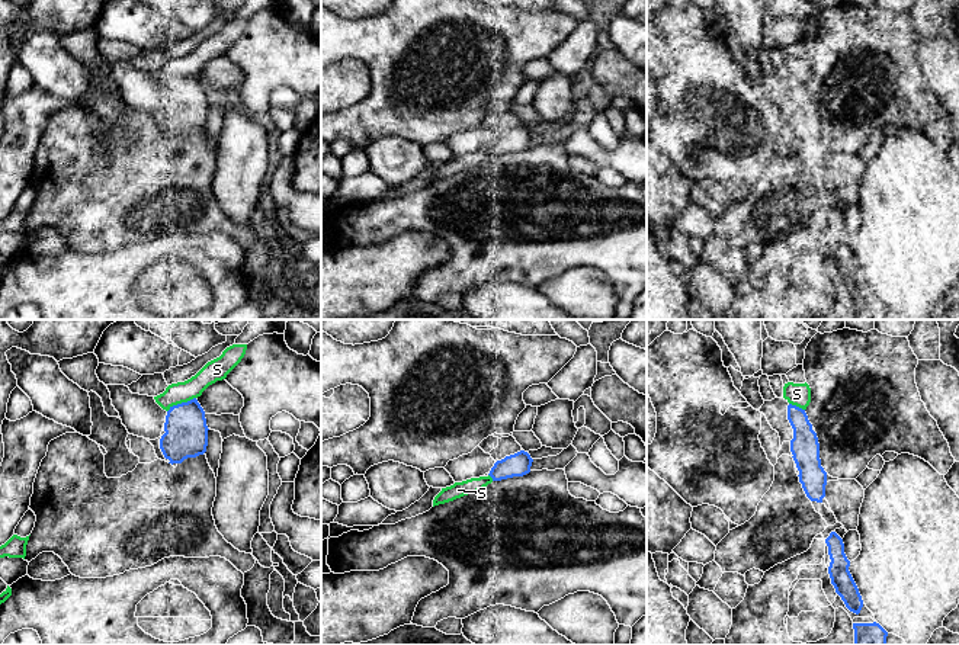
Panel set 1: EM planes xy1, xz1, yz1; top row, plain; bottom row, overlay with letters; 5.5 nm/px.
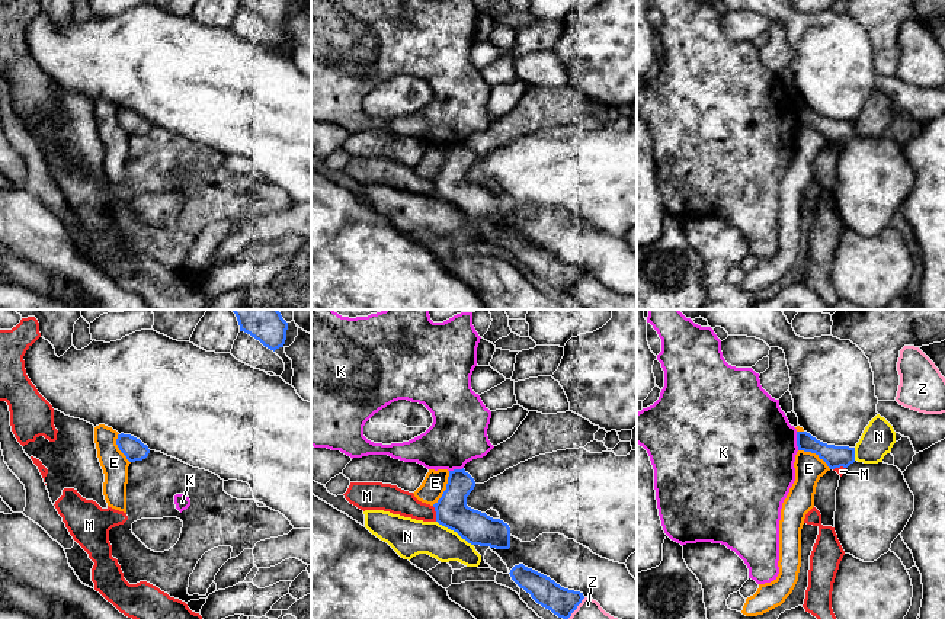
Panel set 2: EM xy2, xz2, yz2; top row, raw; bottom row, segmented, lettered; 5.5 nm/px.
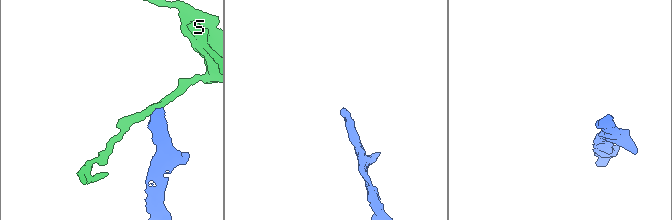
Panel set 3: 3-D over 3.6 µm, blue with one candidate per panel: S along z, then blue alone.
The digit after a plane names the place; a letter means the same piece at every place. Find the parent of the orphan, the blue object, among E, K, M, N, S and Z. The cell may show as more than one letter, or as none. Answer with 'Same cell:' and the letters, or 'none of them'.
Same cell: none of them

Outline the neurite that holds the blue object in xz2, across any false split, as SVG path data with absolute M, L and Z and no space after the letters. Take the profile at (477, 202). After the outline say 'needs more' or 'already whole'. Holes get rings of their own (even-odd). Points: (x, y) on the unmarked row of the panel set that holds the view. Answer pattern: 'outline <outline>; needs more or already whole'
outline M464 142L449 145L446 164L433 179L436 196L471 219L509 224L509 199L467 180L467 171L474 161L474 153Z; already whole

